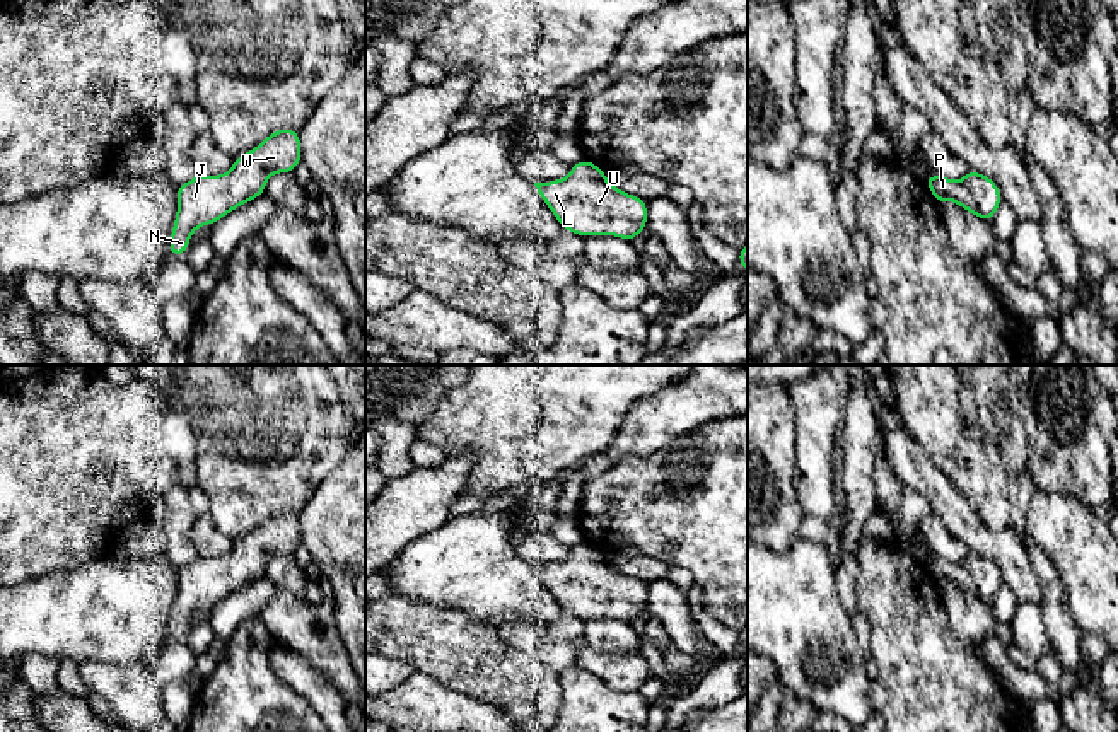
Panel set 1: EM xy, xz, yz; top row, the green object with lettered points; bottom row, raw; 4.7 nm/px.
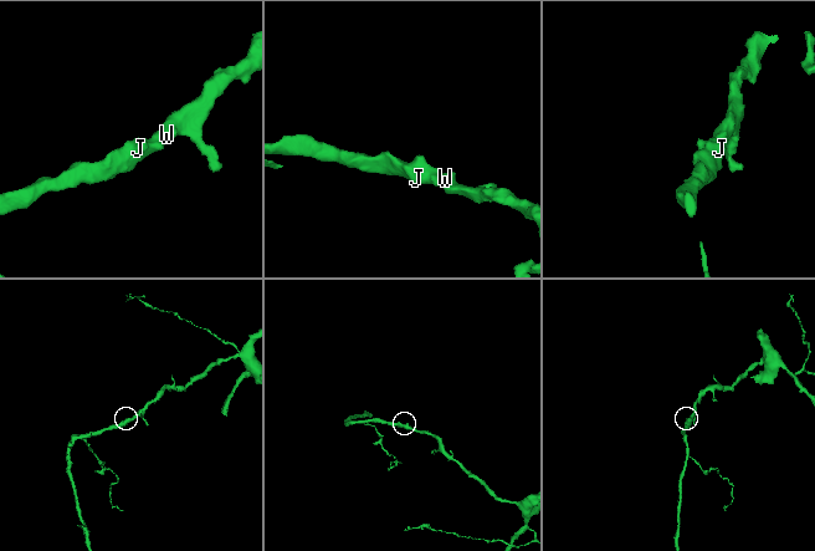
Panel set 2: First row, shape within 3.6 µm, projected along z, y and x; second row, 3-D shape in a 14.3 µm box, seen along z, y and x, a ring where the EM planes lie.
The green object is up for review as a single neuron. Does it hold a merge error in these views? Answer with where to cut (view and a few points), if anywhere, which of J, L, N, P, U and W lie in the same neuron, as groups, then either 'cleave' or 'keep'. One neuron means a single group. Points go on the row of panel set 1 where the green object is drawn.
cut xz (646, 222), (606, 217), (593, 229), (579, 234); groups J L N P U / W; cleave

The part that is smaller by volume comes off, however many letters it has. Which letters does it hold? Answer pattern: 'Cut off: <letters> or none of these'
Cut off: J, L, N, P, U

